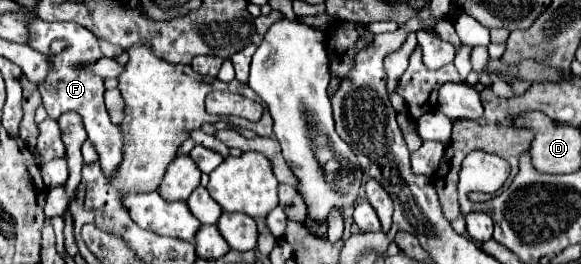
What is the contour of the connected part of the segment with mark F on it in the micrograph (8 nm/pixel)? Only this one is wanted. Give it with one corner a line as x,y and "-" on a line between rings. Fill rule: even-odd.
34,19
34,21
30,21
28,27
30,27
28,45
32,49
40,51
42,55
46,55
50,61
50,71
48,71
46,79
42,83
38,83
46,113
50,117
54,117
54,111
76,111
76,113
80,113
84,127
86,127
86,133
88,133
88,141
92,141
92,145
96,147
96,151
100,155
100,167
102,167
104,175
110,179
118,171
120,161
122,161
124,135
122,135
122,129
118,125
110,123
110,117
106,113
104,79
88,71
88,67
92,63
102,59
98,39
88,29
84,29
82,25
76,25
76,23
48,23
42,19
-
56,37
68,41
68,49
64,49
64,53
58,53
58,55
50,53
50,41
54,41

